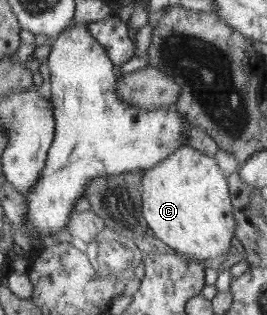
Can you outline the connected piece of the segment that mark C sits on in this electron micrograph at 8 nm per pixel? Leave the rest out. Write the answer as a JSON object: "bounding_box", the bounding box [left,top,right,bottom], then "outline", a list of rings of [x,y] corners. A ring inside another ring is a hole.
{"bounding_box":[142,145,236,263],"outline":[[[189,145],[181,146],[159,166],[143,172],[142,213],[156,238],[163,241],[167,248],[197,263],[229,257],[234,251],[231,238],[236,222],[228,192],[228,178],[214,157]]]}

